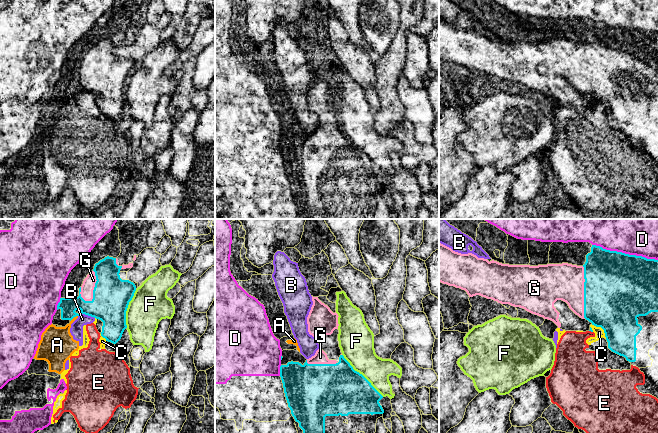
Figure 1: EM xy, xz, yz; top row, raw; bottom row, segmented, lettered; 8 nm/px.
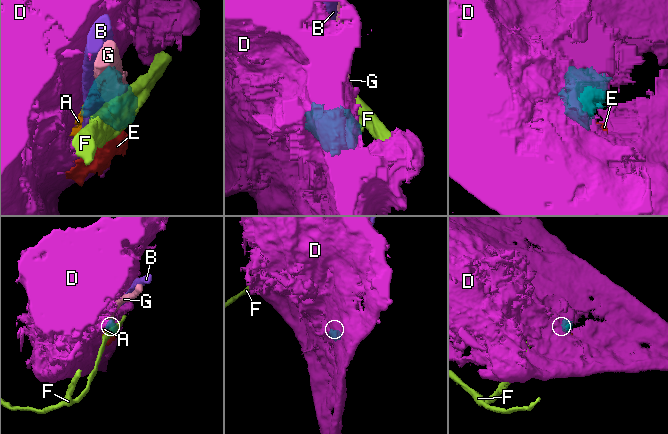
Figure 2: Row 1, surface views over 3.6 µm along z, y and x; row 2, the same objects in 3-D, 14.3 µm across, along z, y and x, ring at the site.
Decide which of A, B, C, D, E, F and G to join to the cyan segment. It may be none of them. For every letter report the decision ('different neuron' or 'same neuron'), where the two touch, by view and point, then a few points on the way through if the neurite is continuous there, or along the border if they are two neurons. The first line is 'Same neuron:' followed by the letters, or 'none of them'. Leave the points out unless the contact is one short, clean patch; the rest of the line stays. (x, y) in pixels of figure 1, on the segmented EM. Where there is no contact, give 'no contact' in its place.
Same neuron: G
A: different neuron | xy (73, 317)
B: different neuron | xy (86, 314) | along xy (78, 315), (85, 314), (94, 318)
C: different neuron | yz (601, 327) | along yz (591, 324), (600, 327), (606, 338)
D: different neuron | yz (624, 253)
E: different neuron | yz (591, 331)
F: different neuron | xz (361, 374)
G: same neuron | yz (584, 292)

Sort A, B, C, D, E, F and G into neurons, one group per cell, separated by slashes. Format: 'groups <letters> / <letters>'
groups A B C E / D / F / G

